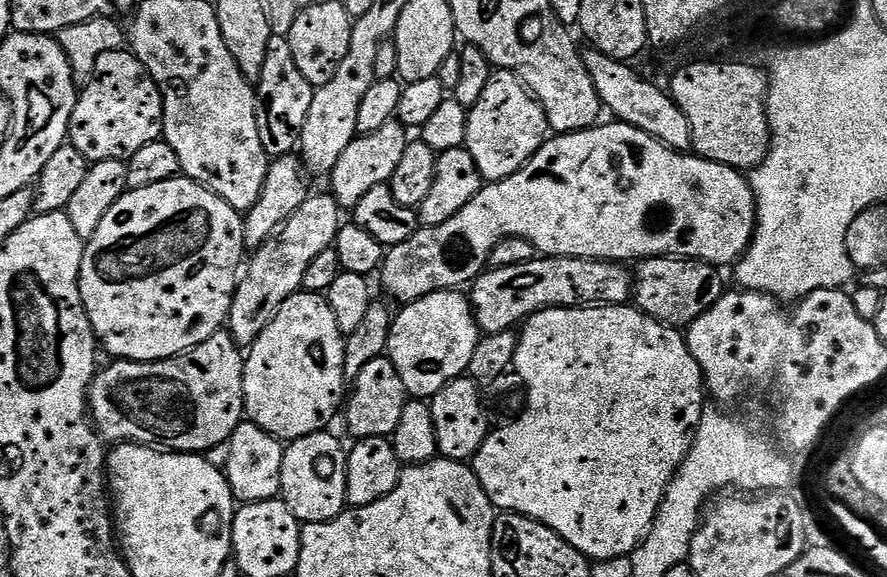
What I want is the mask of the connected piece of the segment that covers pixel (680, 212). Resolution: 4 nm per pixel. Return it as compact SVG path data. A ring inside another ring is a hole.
M621 122L611 123L601 123L599 126L584 128L580 132L566 132L545 139L544 145L517 172L510 174L510 178L505 180L485 183L480 192L474 194L474 198L470 198L470 202L466 202L466 206L462 206L462 210L458 210L458 214L454 214L454 218L442 222L442 226L434 226L433 228L422 226L414 235L406 238L406 242L398 242L398 246L387 249L384 263L378 272L378 277L380 276L381 282L384 283L385 290L394 299L400 300L401 305L405 305L412 304L426 294L463 289L465 286L471 285L472 281L489 267L488 259L494 250L494 246L498 246L500 240L514 238L515 236L520 236L526 242L530 242L536 248L537 253L548 258L573 256L574 258L586 258L587 260L614 260L617 262L632 260L631 262L639 262L653 256L674 256L689 260L704 260L708 264L717 266L725 266L724 264L728 264L728 266L735 265L736 261L744 255L744 251L750 246L752 235L756 229L756 196L752 193L749 177L743 171L730 166L722 166L718 162L704 160L695 154L676 151L632 125Z

